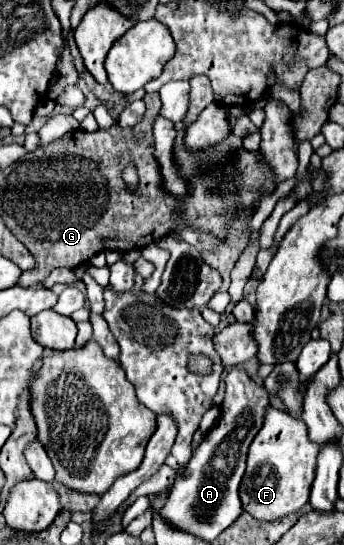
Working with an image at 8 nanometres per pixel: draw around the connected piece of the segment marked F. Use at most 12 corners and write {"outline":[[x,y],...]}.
{"outline":[[269,406],[249,446],[243,510],[277,520],[309,500],[319,446]]}

